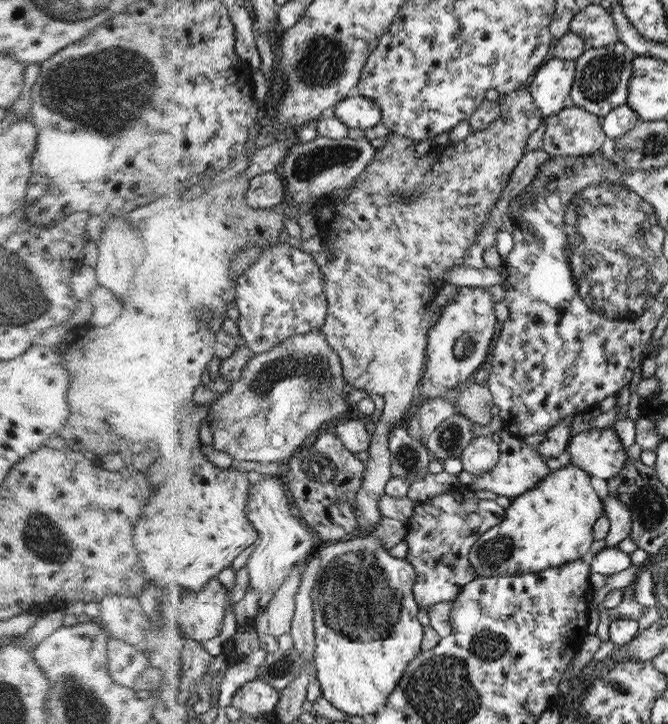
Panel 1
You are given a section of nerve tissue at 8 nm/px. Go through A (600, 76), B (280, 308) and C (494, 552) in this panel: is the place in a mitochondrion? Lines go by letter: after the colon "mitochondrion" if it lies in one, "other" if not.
A: mitochondrion
B: other
C: mitochondrion

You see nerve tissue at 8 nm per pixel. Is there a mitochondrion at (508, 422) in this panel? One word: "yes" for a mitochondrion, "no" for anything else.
no

